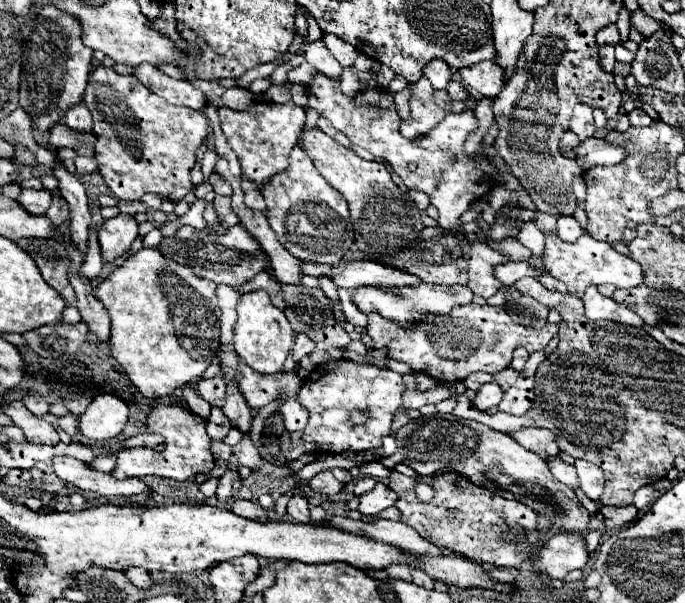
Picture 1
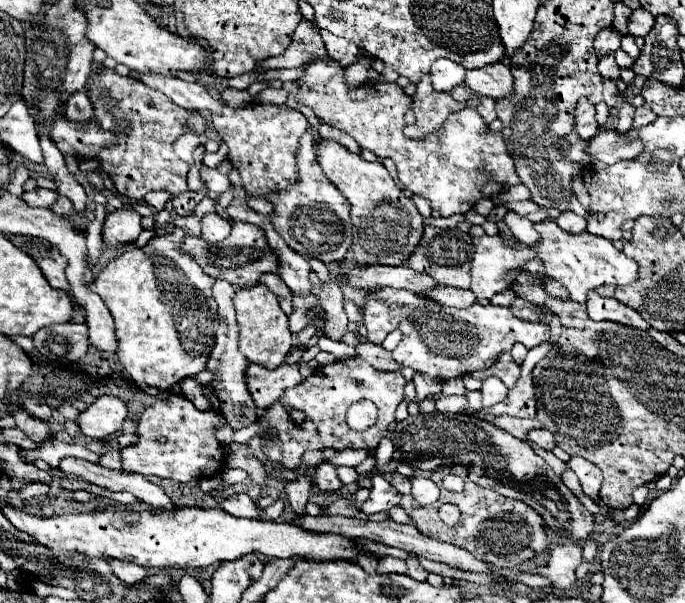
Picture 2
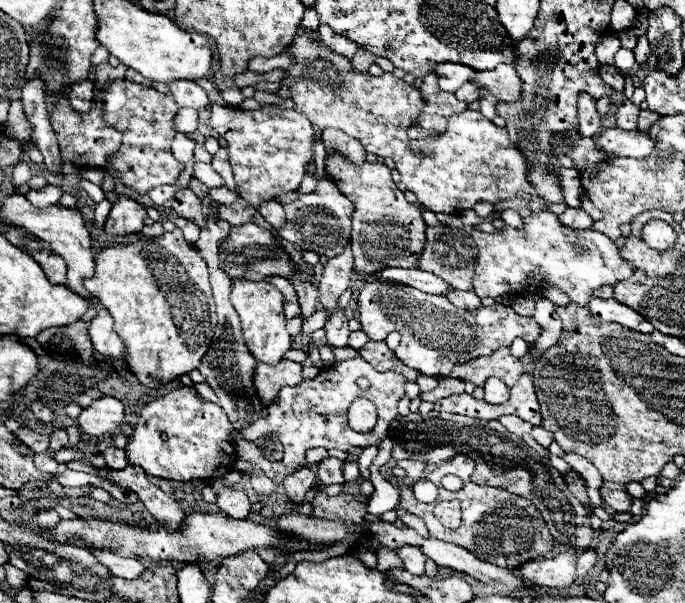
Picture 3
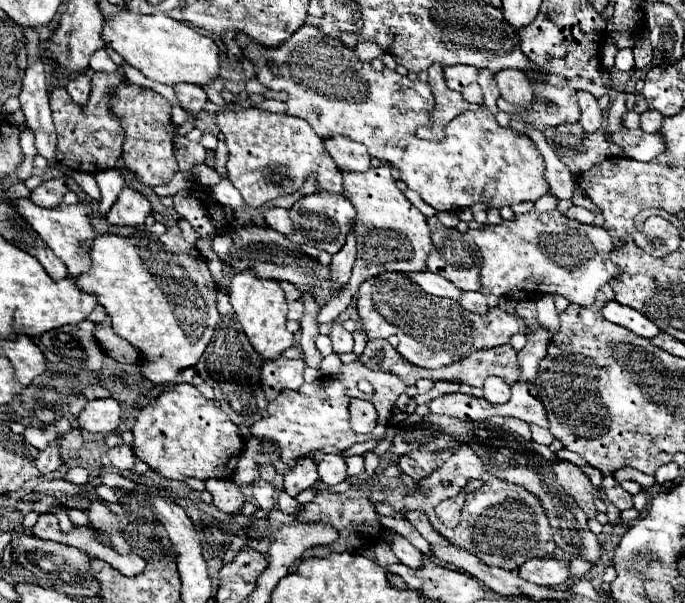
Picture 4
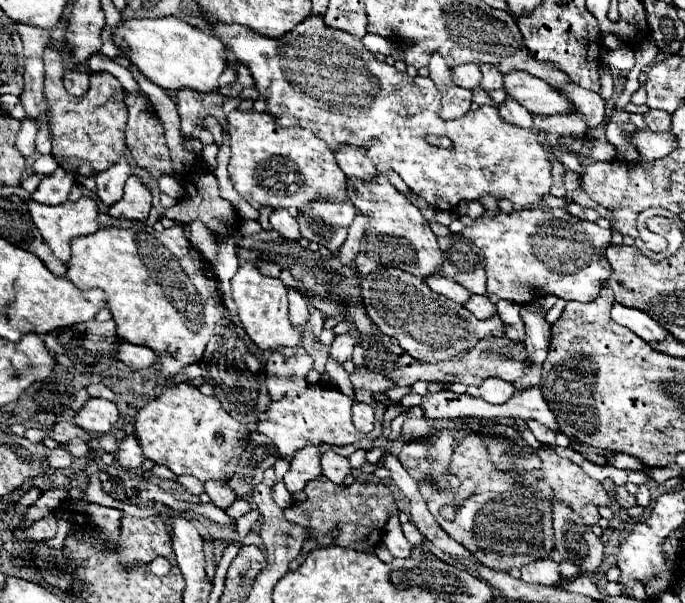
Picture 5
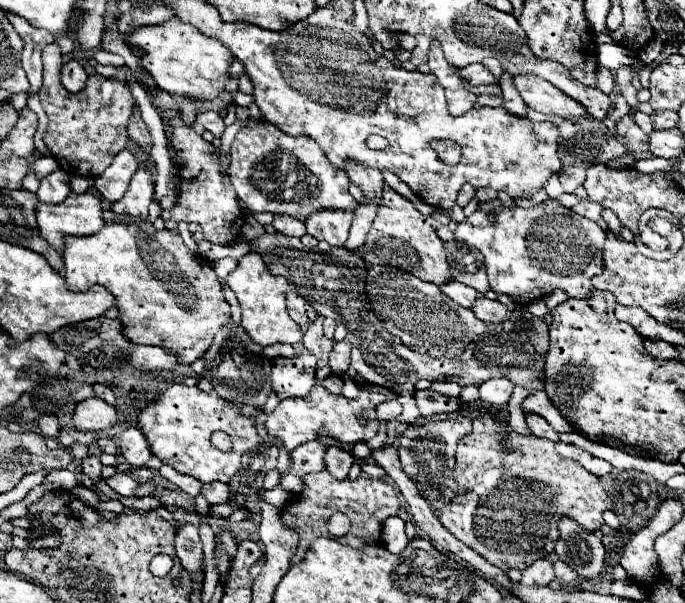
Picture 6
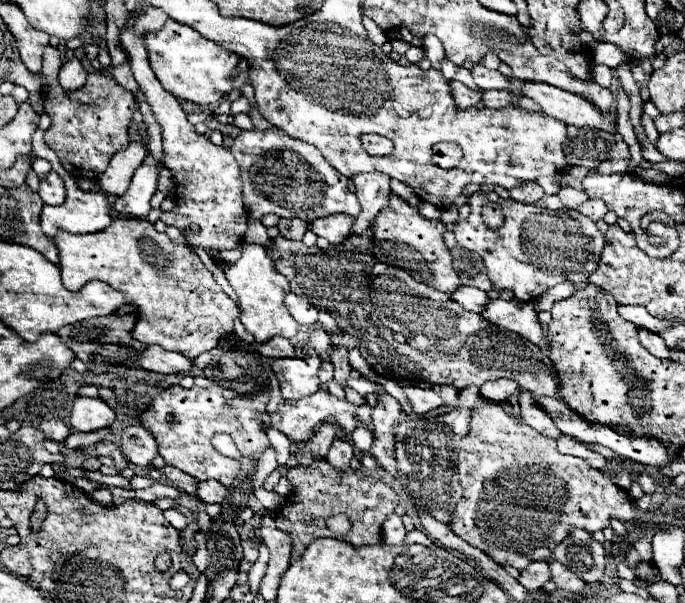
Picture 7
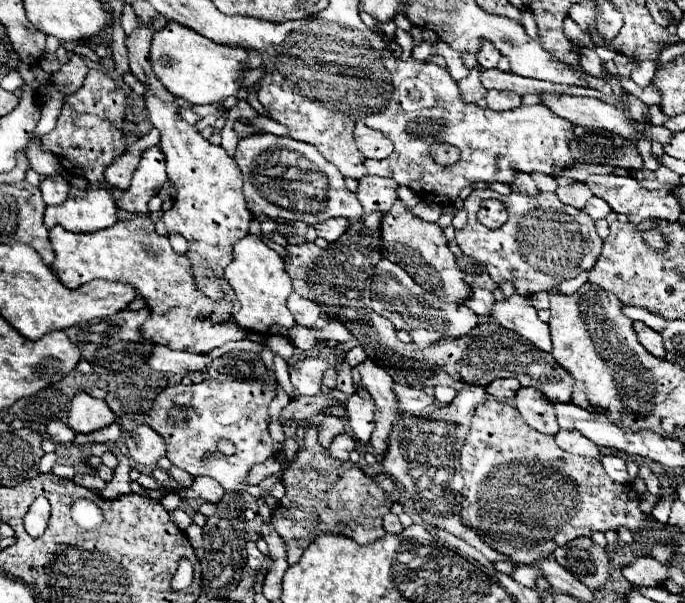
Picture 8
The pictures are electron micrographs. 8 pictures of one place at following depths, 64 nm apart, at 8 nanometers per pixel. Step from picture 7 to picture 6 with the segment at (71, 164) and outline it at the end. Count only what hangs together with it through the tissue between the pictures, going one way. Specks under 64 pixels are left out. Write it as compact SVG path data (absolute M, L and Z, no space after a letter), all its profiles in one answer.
M48 44L42 52L42 60L44 82L40 88L40 100L50 120L44 142L62 170L66 170L72 176L96 178L108 168L108 164L112 164L114 156L128 144L126 128L134 112L134 98L128 86L118 84L114 78L104 78L100 74L90 74L86 88L78 94L70 94L60 84L62 50L58 44Z

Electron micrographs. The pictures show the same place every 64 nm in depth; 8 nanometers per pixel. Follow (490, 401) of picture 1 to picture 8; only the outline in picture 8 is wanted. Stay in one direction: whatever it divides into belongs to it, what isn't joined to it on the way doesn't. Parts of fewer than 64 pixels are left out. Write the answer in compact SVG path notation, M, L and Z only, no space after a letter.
M504 378L504 380L492 380L492 384L486 386L486 390L500 398L500 400L508 400L508 398L514 398L514 394L518 392L520 388L520 382L518 380L512 380L512 378Z

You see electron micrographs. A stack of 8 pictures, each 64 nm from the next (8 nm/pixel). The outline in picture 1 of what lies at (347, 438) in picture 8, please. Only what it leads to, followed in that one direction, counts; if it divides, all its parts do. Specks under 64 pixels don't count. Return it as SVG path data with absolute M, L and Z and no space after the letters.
M324 470L320 474L316 474L312 480L310 480L310 488L318 494L324 494L324 496L332 496L332 494L338 494L342 490L342 484L334 478L334 474L330 470Z

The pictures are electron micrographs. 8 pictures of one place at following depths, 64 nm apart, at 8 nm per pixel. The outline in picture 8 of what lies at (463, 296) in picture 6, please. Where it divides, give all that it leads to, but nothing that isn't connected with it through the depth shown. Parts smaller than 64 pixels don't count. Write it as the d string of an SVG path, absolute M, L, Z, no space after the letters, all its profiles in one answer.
M474 288L472 298L466 302L466 306L468 306L470 310L474 310L476 314L480 314L480 316L490 316L492 304L496 304L496 298L492 296L492 292L480 290L480 288Z

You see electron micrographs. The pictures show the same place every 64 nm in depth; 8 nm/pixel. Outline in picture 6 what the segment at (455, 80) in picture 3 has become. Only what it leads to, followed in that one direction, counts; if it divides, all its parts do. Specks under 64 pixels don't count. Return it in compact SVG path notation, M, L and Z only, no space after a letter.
M472 64L472 66L466 66L458 72L462 78L468 78L474 86L480 86L480 84L490 84L490 86L496 86L500 84L492 72L486 72L486 68L482 64Z

